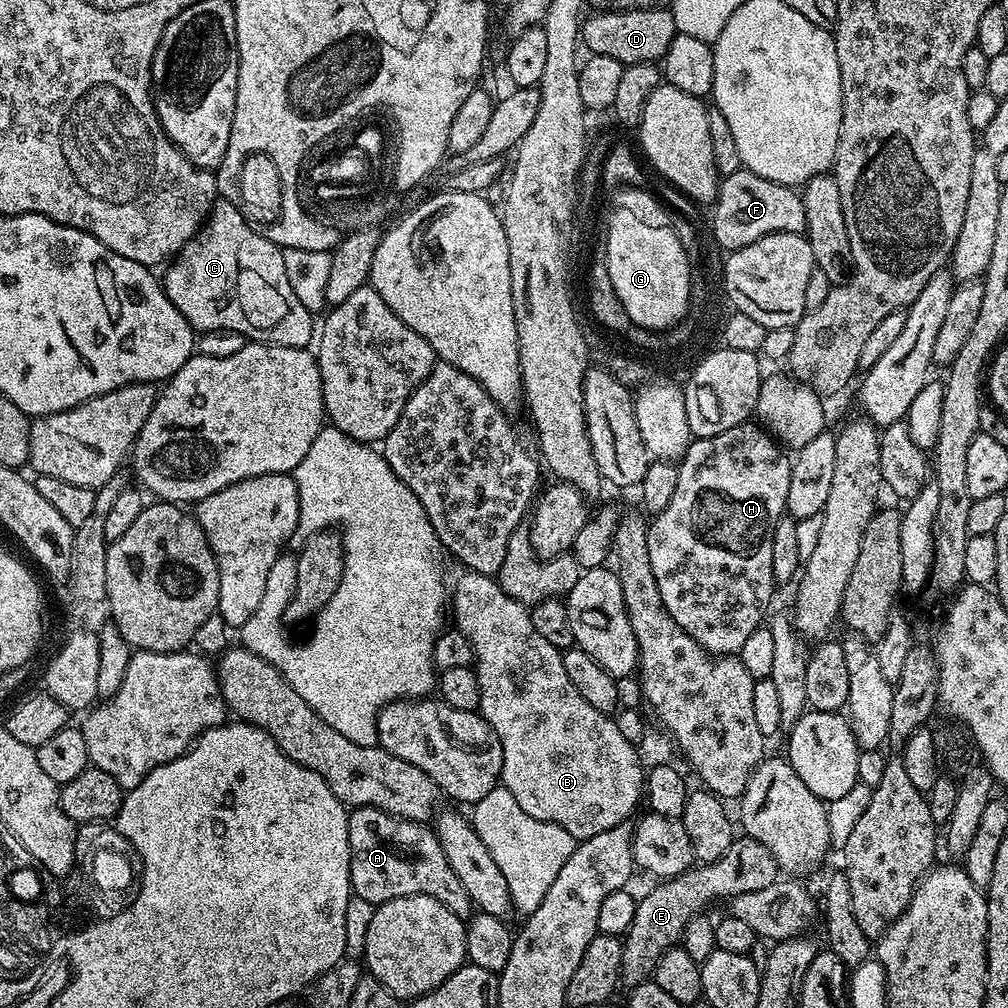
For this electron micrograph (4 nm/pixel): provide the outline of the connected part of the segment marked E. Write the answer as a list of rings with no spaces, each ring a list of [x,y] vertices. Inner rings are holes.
[[[746,835],[733,839],[730,850],[726,850],[722,858],[693,866],[681,876],[661,879],[657,888],[650,889],[636,901],[634,922],[630,922],[630,930],[622,937],[621,981],[635,986],[649,979],[656,971],[660,956],[683,941],[686,922],[701,915],[707,904],[715,900],[728,902],[738,894],[750,894],[750,890],[766,890],[766,886],[776,883],[777,879],[778,869],[770,850]]]

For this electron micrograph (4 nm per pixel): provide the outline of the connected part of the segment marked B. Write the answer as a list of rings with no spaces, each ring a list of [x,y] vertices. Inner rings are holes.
[[[467,570],[461,571],[461,573],[456,580],[456,585],[453,588],[451,585],[450,588],[450,616],[451,619],[452,616],[456,619],[455,631],[464,635],[472,647],[472,659],[478,674],[478,686],[482,686],[482,702],[478,711],[484,721],[494,730],[494,734],[498,734],[498,742],[502,742],[500,779],[503,788],[510,790],[510,794],[514,794],[518,806],[522,806],[522,810],[526,810],[526,814],[531,814],[533,818],[538,818],[542,822],[554,822],[558,826],[562,826],[562,830],[566,830],[566,834],[573,836],[577,842],[586,838],[594,838],[594,834],[602,834],[602,830],[610,830],[623,820],[629,819],[633,815],[631,812],[635,810],[636,803],[639,800],[641,803],[642,793],[646,788],[646,768],[645,765],[640,765],[640,756],[636,753],[639,752],[637,745],[626,742],[625,736],[618,731],[616,721],[609,713],[594,710],[594,706],[590,706],[590,702],[586,702],[586,698],[582,698],[582,694],[578,694],[574,682],[570,682],[570,677],[566,674],[561,649],[550,646],[550,642],[546,642],[546,638],[542,638],[542,634],[538,634],[538,630],[534,630],[531,611],[514,598],[507,596],[500,588],[499,579]]]

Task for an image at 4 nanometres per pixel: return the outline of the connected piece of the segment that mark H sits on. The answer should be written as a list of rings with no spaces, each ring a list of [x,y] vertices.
[[[745,422],[726,430],[722,434],[714,434],[714,438],[696,438],[686,450],[684,459],[679,461],[677,485],[670,504],[660,513],[651,517],[648,524],[648,545],[650,546],[650,570],[654,570],[654,582],[658,582],[658,594],[662,594],[662,606],[702,646],[714,656],[736,656],[746,643],[746,638],[754,634],[765,623],[764,599],[768,596],[768,587],[773,587],[772,567],[770,566],[770,546],[774,546],[774,526],[786,512],[786,494],[790,494],[790,470],[792,460],[785,449],[759,423]]]

